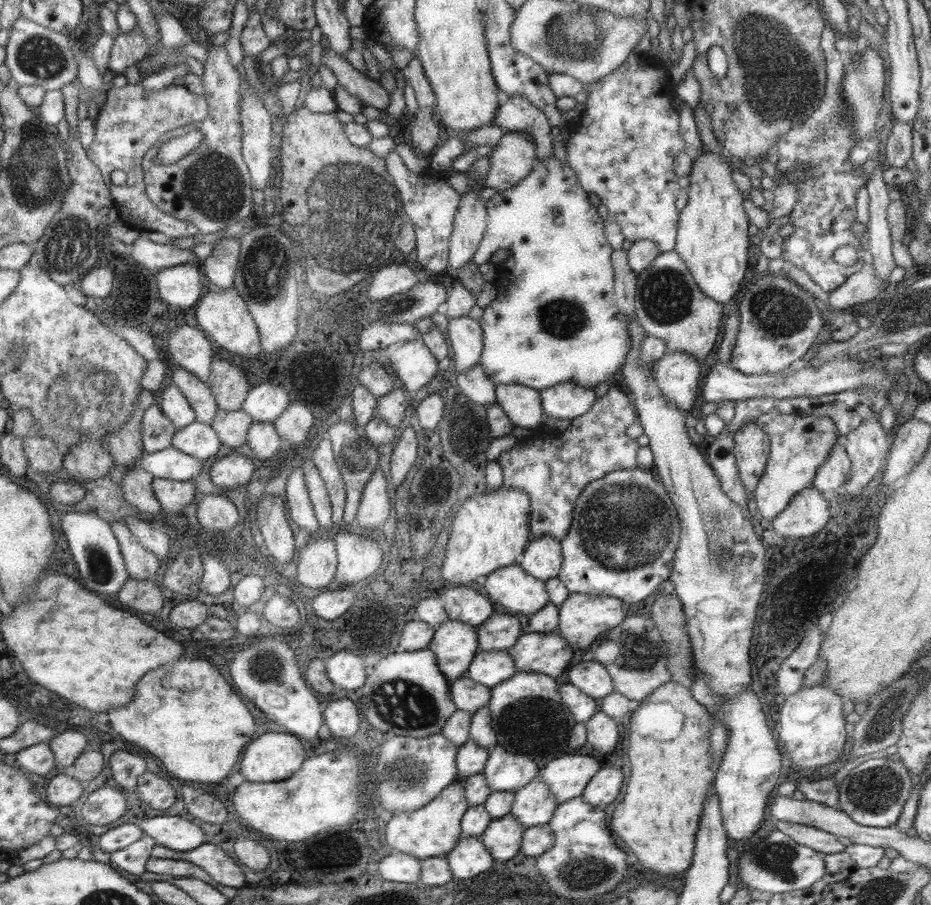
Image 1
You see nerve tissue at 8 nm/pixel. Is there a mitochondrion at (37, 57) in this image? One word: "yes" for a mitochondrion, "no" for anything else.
yes

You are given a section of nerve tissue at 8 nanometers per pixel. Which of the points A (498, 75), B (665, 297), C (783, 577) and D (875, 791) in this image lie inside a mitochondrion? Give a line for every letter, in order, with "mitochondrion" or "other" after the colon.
A: other
B: mitochondrion
C: other
D: mitochondrion

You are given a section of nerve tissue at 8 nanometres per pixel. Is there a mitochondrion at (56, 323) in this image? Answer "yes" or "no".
no

